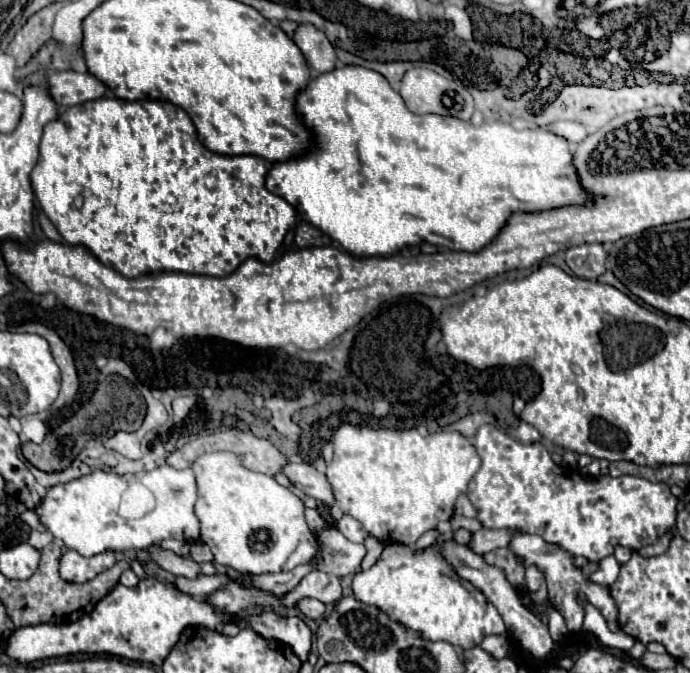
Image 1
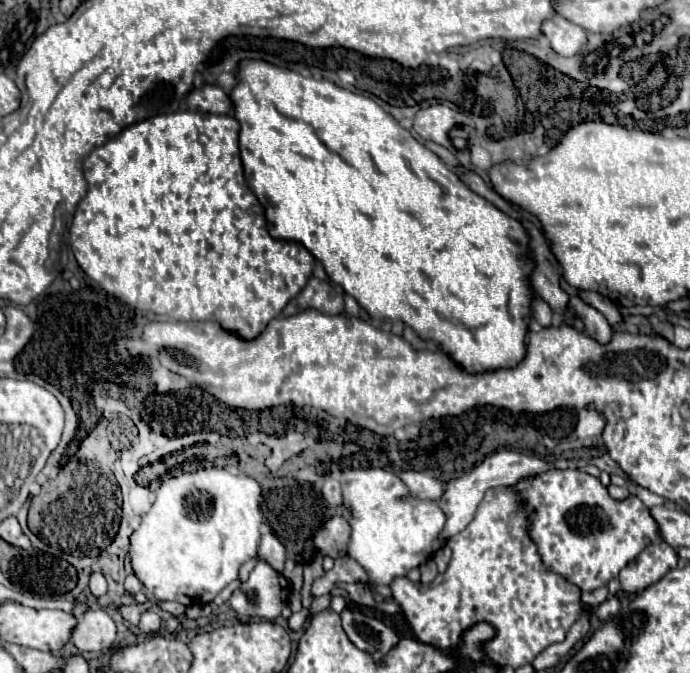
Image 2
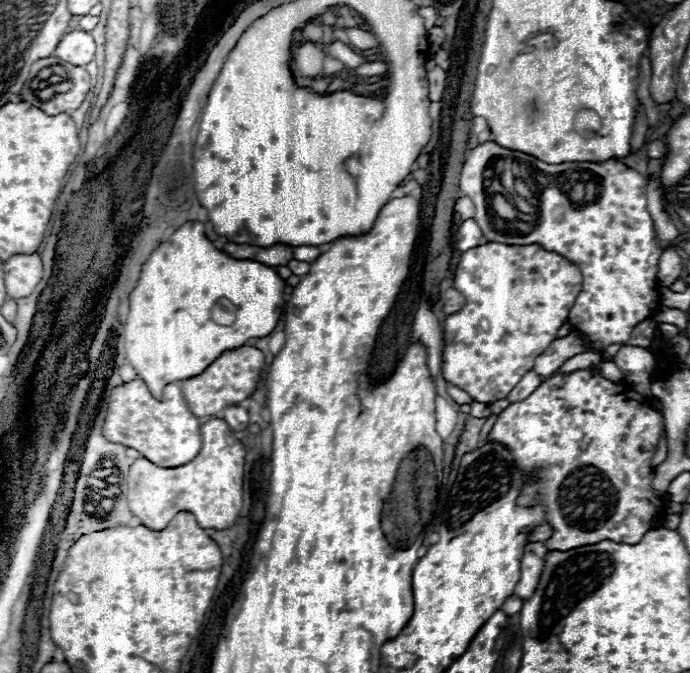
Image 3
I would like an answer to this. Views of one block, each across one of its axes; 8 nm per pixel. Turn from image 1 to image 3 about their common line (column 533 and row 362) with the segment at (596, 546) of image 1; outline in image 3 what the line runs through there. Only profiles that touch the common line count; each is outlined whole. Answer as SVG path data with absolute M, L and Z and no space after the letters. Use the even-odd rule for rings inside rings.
M488 242L462 254L454 274L454 288L466 298L466 306L444 320L442 376L446 382L468 392L472 400L492 404L508 396L514 384L534 366L536 356L558 336L558 328L568 320L568 312L582 288L582 274L564 256L546 252L538 244L508 246Z

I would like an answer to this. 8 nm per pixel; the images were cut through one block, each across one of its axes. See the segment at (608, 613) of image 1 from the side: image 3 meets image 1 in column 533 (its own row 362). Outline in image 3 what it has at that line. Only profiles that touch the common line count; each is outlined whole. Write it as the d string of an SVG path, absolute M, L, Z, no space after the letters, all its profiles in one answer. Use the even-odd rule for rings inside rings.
M572 332L564 338L556 338L550 342L550 346L536 358L534 372L538 372L542 378L556 372L568 358L580 354L586 350L586 342L578 332Z

